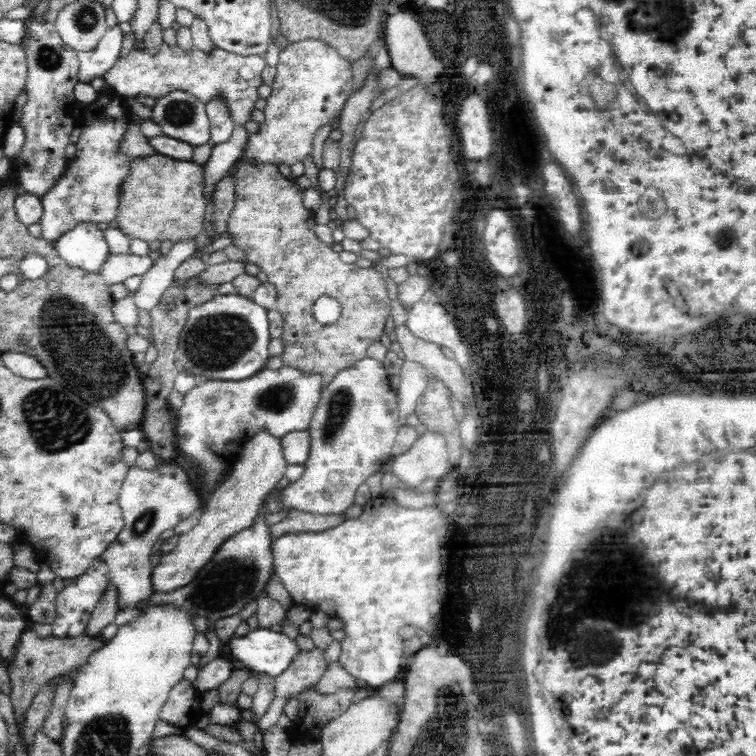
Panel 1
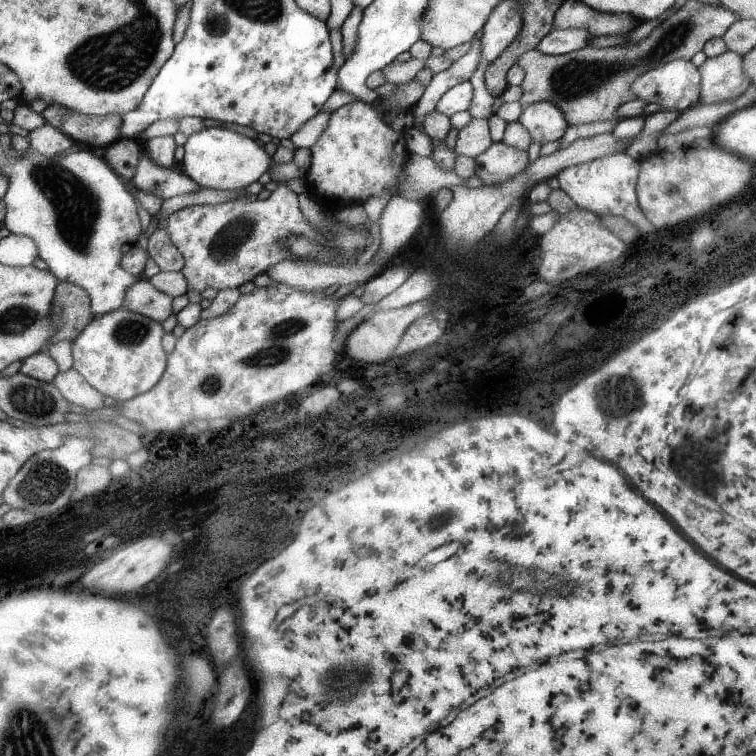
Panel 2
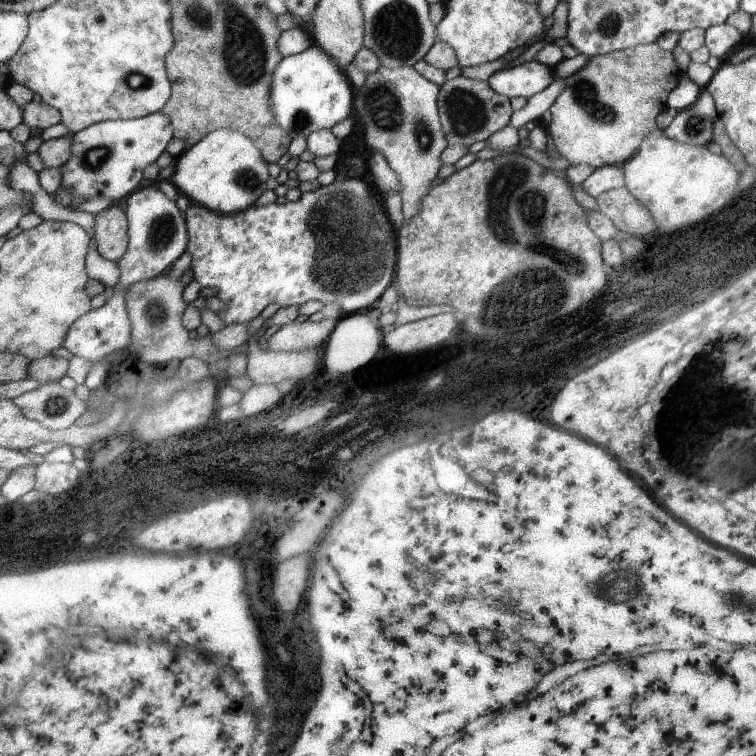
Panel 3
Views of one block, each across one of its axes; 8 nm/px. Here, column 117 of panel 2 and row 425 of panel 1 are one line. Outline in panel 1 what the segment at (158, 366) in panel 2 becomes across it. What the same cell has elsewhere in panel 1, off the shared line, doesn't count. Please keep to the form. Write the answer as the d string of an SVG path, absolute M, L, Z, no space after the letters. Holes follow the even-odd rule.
M366 356L351 367L341 370L323 389L307 430L311 449L304 464L304 474L280 492L280 499L286 510L298 509L313 515L344 514L353 504L354 494L360 484L368 476L380 471L383 464L391 458L391 449L402 424L399 421L397 393L392 390L389 379L384 363Z

